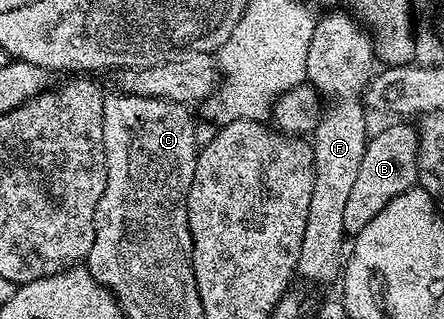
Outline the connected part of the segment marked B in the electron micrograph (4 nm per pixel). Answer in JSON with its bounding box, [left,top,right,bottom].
[342,127,418,234]

